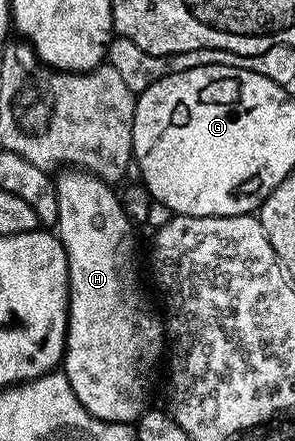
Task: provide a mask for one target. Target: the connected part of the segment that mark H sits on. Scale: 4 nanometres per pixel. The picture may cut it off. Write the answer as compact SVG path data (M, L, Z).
M67 168L57 174L54 186L58 196L58 224L56 226L56 236L62 242L66 258L68 259L68 271L70 272L70 312L66 319L66 352L64 354L64 372L68 383L72 383L72 391L76 391L76 399L88 412L101 421L116 421L119 423L134 423L146 412L150 397L150 384L154 381L154 368L158 365L158 360L163 360L164 350L168 345L168 338L164 328L163 318L156 310L150 306L150 301L146 298L146 293L142 290L142 281L138 278L138 265L134 262L134 231L136 225L130 221L128 215L121 207L121 199L117 192L107 182L101 181L98 177L87 173L85 169Z

